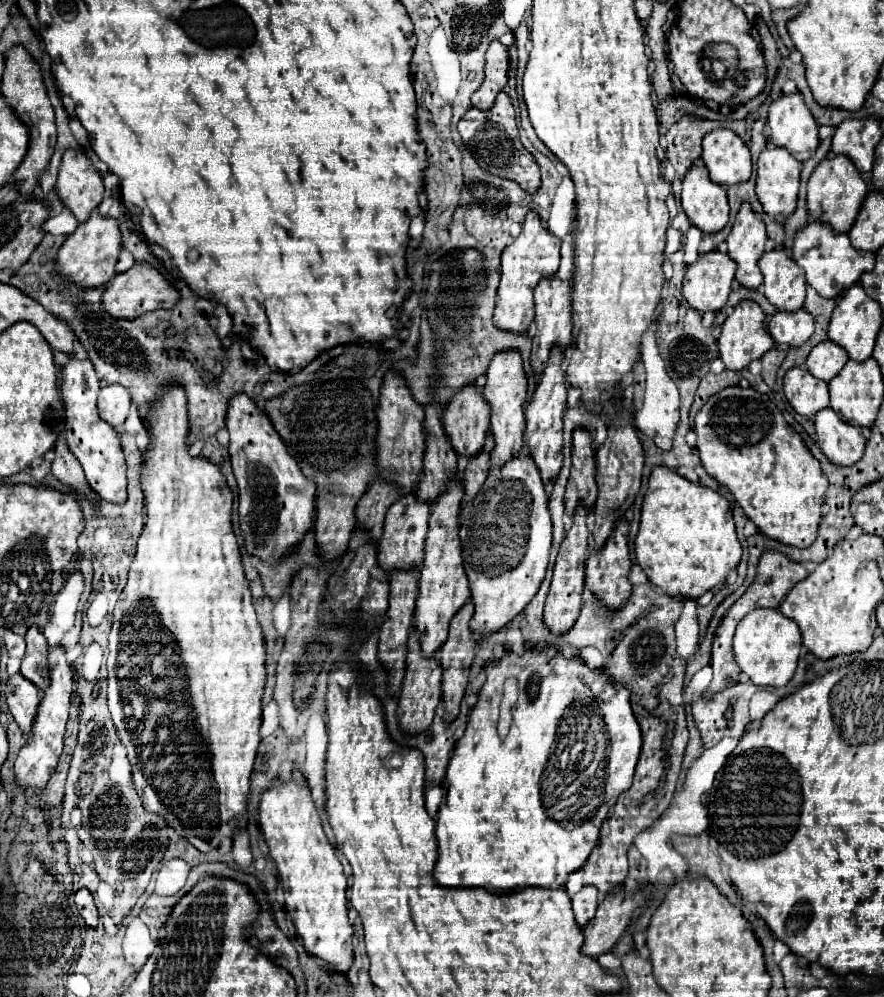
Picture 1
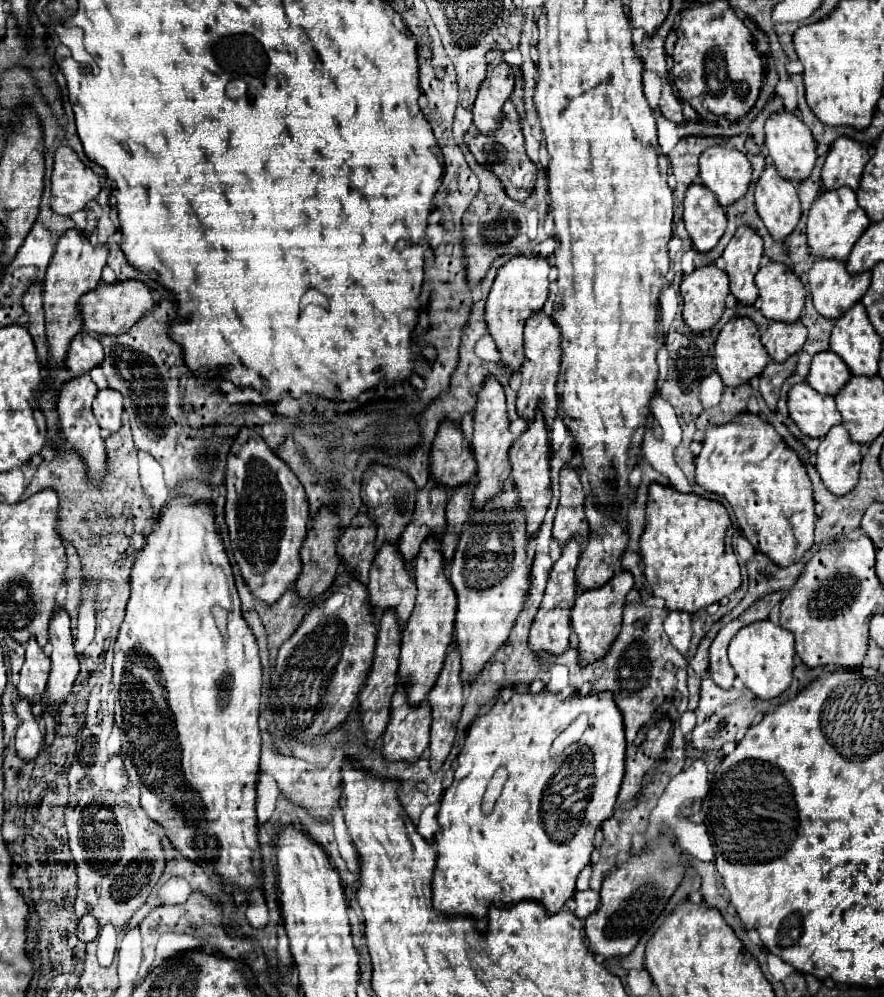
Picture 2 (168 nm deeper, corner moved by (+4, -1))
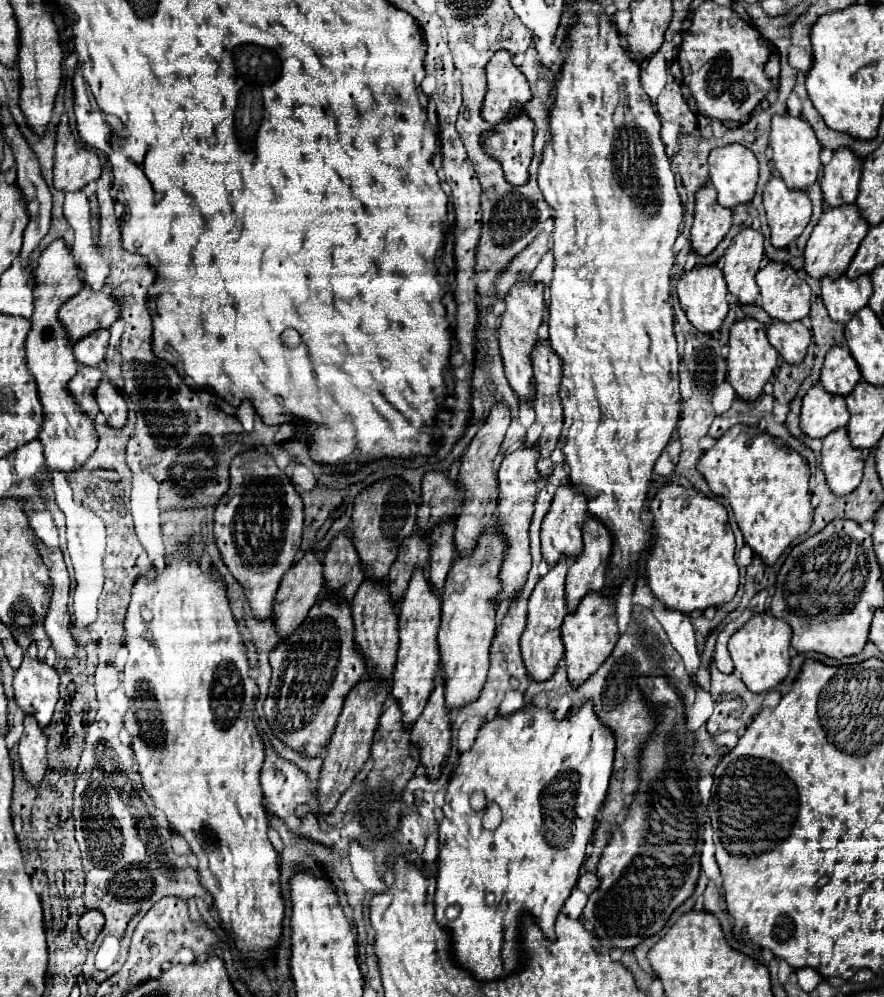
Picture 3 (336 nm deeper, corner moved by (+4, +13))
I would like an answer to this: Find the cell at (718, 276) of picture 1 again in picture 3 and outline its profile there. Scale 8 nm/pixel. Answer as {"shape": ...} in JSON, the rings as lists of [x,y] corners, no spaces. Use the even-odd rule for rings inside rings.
{"shape":[[[698,265],[692,271],[686,271],[680,279],[678,279],[678,299],[680,299],[680,307],[684,309],[686,317],[690,319],[690,323],[702,331],[702,333],[712,333],[718,331],[726,313],[728,313],[728,287],[724,281],[722,271],[716,265]]]}

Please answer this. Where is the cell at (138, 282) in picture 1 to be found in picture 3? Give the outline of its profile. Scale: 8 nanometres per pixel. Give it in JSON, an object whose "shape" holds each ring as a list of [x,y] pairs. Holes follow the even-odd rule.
{"shape":[[[86,285],[78,295],[62,305],[58,317],[74,343],[96,329],[108,329],[116,319],[120,319],[122,307],[122,299],[104,291],[94,291]]]}

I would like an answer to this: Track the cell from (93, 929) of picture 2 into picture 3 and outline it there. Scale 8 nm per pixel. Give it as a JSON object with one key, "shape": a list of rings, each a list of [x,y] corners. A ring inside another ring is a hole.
{"shape":[[[98,909],[86,911],[86,913],[80,917],[80,921],[78,921],[80,933],[82,933],[82,937],[84,937],[88,943],[94,943],[94,939],[96,939],[96,935],[100,933],[102,925],[104,925],[104,917],[102,917],[102,913],[98,913]]]}

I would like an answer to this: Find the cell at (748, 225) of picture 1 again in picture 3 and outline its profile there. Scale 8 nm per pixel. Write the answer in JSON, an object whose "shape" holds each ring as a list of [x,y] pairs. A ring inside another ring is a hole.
{"shape":[[[742,229],[730,243],[724,255],[724,277],[728,291],[738,297],[740,303],[754,303],[758,297],[758,285],[754,275],[760,269],[764,257],[764,235],[760,229]]]}

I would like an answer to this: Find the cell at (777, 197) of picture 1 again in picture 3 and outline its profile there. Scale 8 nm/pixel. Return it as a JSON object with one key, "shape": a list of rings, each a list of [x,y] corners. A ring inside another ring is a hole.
{"shape":[[[772,177],[764,185],[764,209],[772,245],[788,247],[810,221],[812,203],[806,191],[786,189],[786,183],[780,177]]]}

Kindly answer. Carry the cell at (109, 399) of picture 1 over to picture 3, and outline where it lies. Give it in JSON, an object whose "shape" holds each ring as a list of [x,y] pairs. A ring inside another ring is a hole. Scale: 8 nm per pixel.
{"shape":[[[102,379],[102,383],[96,389],[96,401],[100,411],[104,413],[106,421],[110,427],[122,427],[126,423],[126,415],[128,415],[128,405],[122,399],[122,393],[108,381]]]}

